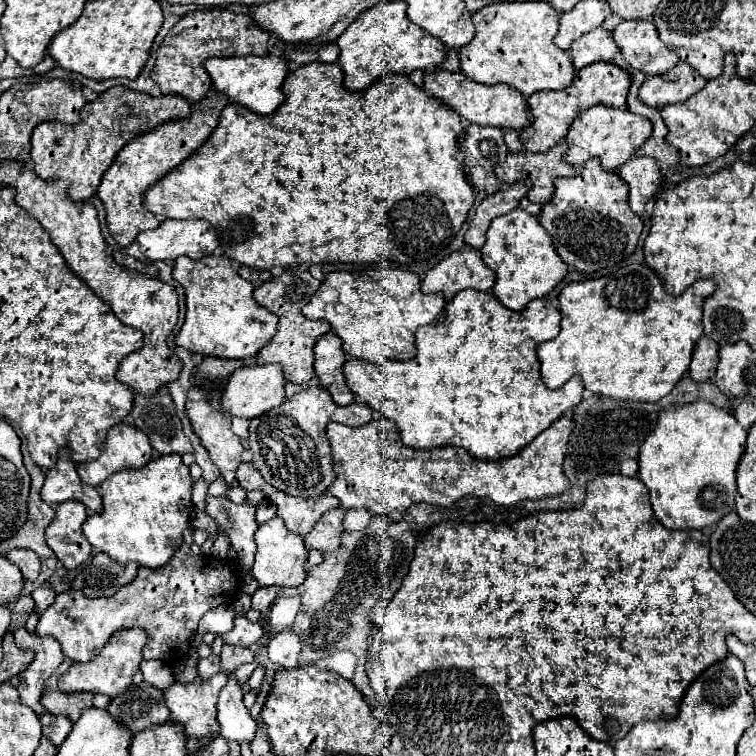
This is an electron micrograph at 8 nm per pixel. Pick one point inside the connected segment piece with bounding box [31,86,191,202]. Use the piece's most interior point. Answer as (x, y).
(81, 153)

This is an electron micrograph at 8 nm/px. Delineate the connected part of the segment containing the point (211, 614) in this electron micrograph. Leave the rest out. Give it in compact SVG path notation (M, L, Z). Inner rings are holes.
M221 604L213 610L209 610L201 620L199 620L199 628L197 628L197 634L199 636L205 636L207 632L229 632L233 628L233 618L235 618L235 612L231 606L227 604Z

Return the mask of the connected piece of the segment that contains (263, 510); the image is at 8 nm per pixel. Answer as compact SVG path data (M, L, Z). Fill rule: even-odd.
M263 500L263 502L257 506L257 522L263 524L263 522L267 522L271 516L275 516L275 506L273 506L271 502Z

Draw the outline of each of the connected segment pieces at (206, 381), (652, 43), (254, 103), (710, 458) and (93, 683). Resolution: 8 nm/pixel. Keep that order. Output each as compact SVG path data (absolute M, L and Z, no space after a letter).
M205 356L203 362L197 366L195 386L205 394L205 400L219 402L227 378L241 366L245 366L243 360L223 360L223 358Z
M621 20L611 30L611 36L627 64L647 76L663 74L679 62L679 58L659 40L651 20Z
M233 56L233 58L207 58L205 62L207 74L211 76L213 88L223 92L231 102L245 106L255 114L271 114L281 102L281 84L289 70L285 58L271 58L271 56Z
M701 400L693 404L665 408L653 434L649 434L649 438L641 444L637 474L637 478L647 486L651 494L651 506L657 520L671 530L701 530L729 514L735 508L735 470L745 450L745 440L747 430L735 420L735 416L709 402Z
M129 628L113 634L101 654L93 658L87 664L73 664L61 678L59 678L59 690L61 692L91 692L91 694L105 694L105 696L117 696L123 694L125 688L133 682L133 674L139 670L139 662L143 660L141 650L147 644L147 634L141 628Z

